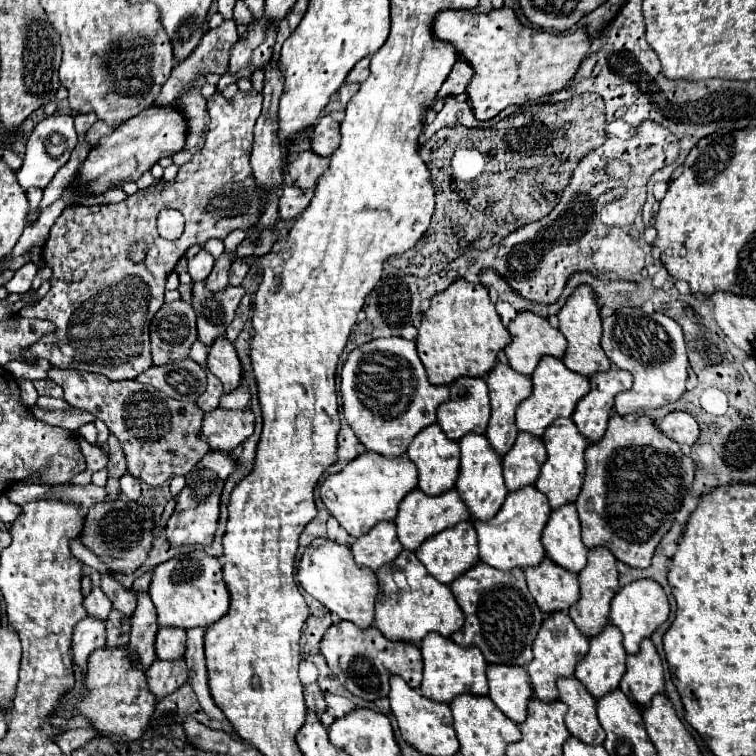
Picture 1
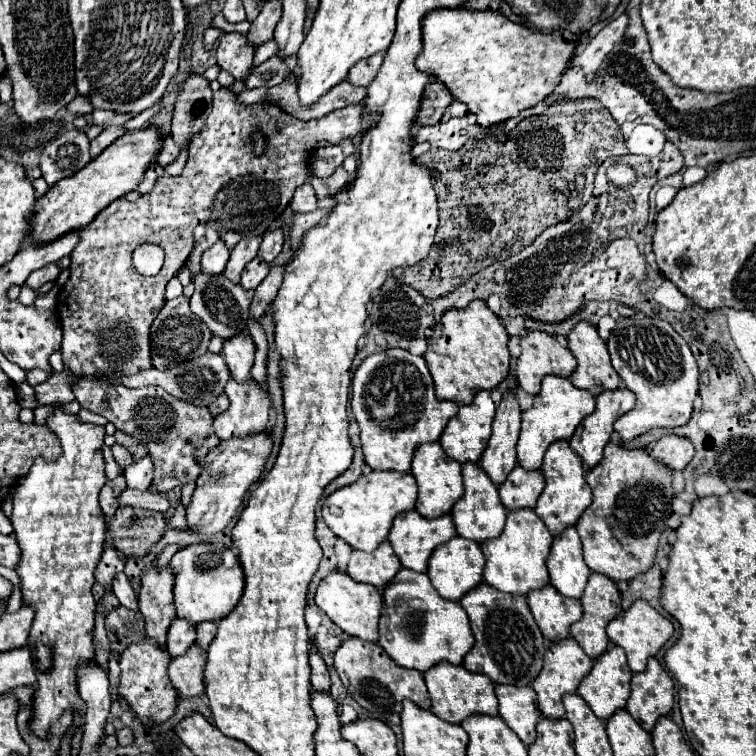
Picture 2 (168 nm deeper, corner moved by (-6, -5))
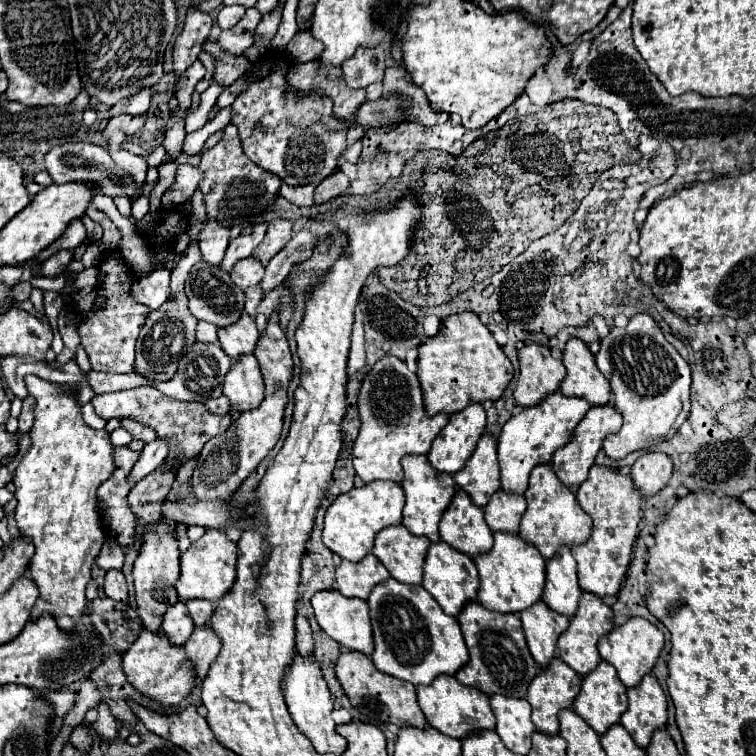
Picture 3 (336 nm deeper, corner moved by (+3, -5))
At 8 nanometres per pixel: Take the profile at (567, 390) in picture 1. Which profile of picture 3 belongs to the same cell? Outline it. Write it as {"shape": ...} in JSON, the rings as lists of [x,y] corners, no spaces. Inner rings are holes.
{"shape":[[[555,392],[543,400],[543,404],[537,404],[533,408],[523,408],[519,414],[511,416],[505,426],[501,428],[501,434],[497,438],[497,456],[501,466],[501,490],[523,494],[527,490],[529,474],[539,464],[549,464],[551,456],[557,448],[565,446],[577,424],[583,420],[591,406],[583,398],[567,398],[561,392]]]}

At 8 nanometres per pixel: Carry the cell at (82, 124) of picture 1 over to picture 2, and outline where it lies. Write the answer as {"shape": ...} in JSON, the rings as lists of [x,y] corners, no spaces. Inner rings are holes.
{"shape":[[[94,110],[90,124],[92,126],[102,126],[102,128],[106,128],[106,126],[120,126],[120,124],[126,122],[124,116],[126,114],[116,114],[116,112],[108,112],[108,110]]]}

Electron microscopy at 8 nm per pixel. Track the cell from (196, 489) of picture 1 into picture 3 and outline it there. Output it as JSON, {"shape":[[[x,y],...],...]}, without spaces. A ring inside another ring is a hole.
{"shape":[[[273,312],[263,336],[257,340],[255,346],[255,358],[261,364],[261,372],[265,378],[265,400],[255,410],[243,412],[233,426],[227,432],[211,438],[201,454],[199,464],[193,472],[193,492],[197,500],[217,500],[217,498],[229,498],[233,492],[241,486],[241,482],[257,468],[257,464],[271,452],[271,448],[277,444],[283,428],[283,412],[287,406],[287,390],[289,382],[293,378],[293,356],[285,338],[283,328],[279,326],[279,314]]]}

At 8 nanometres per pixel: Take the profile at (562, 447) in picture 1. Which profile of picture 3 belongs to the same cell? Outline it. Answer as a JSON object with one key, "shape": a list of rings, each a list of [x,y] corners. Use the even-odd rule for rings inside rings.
{"shape":[[[539,464],[529,478],[529,488],[525,492],[527,510],[521,520],[519,536],[535,546],[545,560],[553,558],[561,546],[577,546],[583,544],[591,536],[591,518],[581,510],[575,494],[559,484],[559,478],[555,476],[551,464]]]}

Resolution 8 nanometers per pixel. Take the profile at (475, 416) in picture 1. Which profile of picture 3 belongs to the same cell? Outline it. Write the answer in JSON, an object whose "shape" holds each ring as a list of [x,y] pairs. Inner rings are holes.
{"shape":[[[471,404],[465,410],[451,414],[449,424],[439,432],[439,436],[433,440],[431,452],[427,454],[429,464],[439,470],[439,472],[447,472],[447,474],[455,474],[463,468],[463,464],[471,458],[481,434],[485,432],[485,410],[481,404]]]}

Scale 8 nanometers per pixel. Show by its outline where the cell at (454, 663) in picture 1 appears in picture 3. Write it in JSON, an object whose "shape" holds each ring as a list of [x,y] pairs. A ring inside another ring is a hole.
{"shape":[[[439,676],[427,686],[417,686],[417,698],[429,726],[445,736],[463,740],[465,736],[471,736],[475,732],[495,728],[495,716],[491,712],[489,698],[483,692],[477,692],[477,688],[459,684],[453,676]]]}

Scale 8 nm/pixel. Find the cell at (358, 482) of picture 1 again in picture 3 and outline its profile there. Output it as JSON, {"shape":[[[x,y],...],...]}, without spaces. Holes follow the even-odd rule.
{"shape":[[[383,480],[365,484],[361,488],[353,488],[351,492],[337,496],[337,500],[327,508],[325,514],[325,528],[323,528],[325,546],[349,562],[363,560],[363,556],[371,552],[377,532],[381,532],[387,526],[401,524],[403,500],[405,500],[403,488],[395,482]]]}

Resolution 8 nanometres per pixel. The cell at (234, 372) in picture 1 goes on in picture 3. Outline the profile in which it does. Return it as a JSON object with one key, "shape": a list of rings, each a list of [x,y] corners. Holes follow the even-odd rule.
{"shape":[[[247,312],[227,328],[219,328],[219,344],[231,360],[237,360],[241,354],[253,354],[253,348],[259,340],[259,330],[255,318]]]}

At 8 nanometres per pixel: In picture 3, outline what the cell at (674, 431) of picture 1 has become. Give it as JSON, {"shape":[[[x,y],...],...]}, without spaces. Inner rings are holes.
{"shape":[[[661,452],[641,456],[631,468],[631,480],[643,498],[651,498],[665,488],[673,472],[673,462]]]}

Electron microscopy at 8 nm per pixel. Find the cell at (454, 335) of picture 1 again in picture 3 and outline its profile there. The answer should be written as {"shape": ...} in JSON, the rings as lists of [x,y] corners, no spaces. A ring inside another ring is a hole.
{"shape":[[[471,312],[449,316],[443,320],[439,334],[419,346],[417,378],[429,416],[439,412],[455,414],[475,402],[483,404],[485,400],[499,400],[513,374],[513,364],[503,354],[503,348],[495,342],[489,328],[481,324],[479,316]]]}

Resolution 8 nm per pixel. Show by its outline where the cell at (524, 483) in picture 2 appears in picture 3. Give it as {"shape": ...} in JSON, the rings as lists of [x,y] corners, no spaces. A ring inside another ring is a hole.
{"shape":[[[499,490],[491,498],[491,502],[483,508],[483,512],[485,512],[485,522],[491,532],[517,534],[521,516],[525,512],[525,498]]]}

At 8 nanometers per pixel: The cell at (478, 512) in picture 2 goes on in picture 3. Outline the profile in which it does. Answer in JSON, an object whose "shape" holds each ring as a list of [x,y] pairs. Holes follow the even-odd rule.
{"shape":[[[463,490],[455,494],[455,500],[443,514],[439,534],[445,544],[465,552],[471,558],[479,556],[481,552],[489,552],[493,544],[493,534],[483,520],[483,510],[475,506],[471,498],[463,494]]]}

